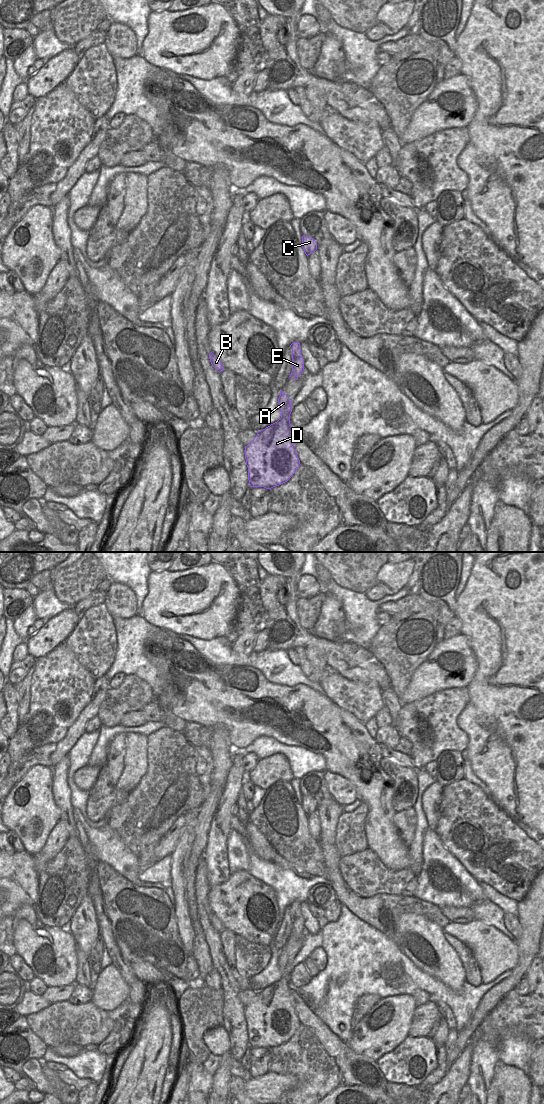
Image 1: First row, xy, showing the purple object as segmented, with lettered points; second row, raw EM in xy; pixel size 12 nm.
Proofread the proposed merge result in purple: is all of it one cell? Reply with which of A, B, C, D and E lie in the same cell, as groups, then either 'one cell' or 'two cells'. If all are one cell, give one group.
A B D E / C | two cells

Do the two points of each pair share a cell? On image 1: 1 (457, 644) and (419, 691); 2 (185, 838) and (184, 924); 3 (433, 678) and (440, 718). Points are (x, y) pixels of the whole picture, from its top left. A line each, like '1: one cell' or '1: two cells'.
1: one cell
2: one cell
3: two cells

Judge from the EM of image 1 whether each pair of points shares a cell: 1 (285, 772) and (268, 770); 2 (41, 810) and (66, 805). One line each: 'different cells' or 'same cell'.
1: same cell
2: different cells

